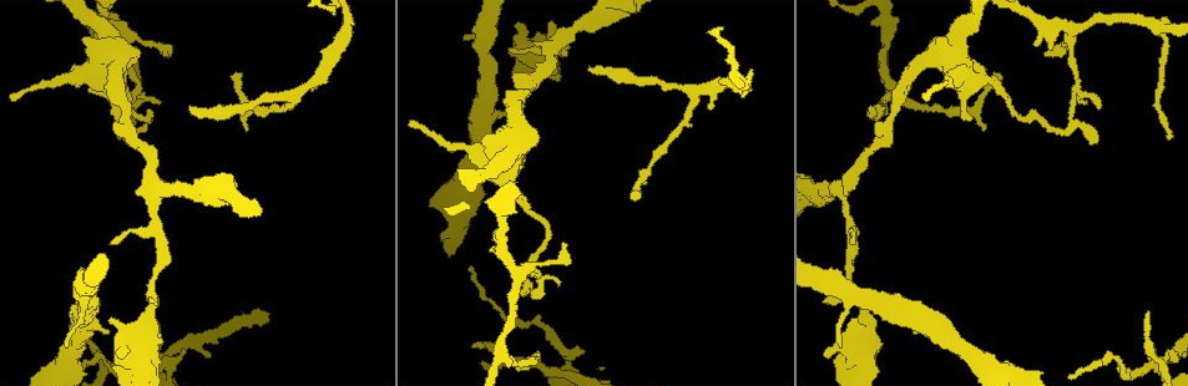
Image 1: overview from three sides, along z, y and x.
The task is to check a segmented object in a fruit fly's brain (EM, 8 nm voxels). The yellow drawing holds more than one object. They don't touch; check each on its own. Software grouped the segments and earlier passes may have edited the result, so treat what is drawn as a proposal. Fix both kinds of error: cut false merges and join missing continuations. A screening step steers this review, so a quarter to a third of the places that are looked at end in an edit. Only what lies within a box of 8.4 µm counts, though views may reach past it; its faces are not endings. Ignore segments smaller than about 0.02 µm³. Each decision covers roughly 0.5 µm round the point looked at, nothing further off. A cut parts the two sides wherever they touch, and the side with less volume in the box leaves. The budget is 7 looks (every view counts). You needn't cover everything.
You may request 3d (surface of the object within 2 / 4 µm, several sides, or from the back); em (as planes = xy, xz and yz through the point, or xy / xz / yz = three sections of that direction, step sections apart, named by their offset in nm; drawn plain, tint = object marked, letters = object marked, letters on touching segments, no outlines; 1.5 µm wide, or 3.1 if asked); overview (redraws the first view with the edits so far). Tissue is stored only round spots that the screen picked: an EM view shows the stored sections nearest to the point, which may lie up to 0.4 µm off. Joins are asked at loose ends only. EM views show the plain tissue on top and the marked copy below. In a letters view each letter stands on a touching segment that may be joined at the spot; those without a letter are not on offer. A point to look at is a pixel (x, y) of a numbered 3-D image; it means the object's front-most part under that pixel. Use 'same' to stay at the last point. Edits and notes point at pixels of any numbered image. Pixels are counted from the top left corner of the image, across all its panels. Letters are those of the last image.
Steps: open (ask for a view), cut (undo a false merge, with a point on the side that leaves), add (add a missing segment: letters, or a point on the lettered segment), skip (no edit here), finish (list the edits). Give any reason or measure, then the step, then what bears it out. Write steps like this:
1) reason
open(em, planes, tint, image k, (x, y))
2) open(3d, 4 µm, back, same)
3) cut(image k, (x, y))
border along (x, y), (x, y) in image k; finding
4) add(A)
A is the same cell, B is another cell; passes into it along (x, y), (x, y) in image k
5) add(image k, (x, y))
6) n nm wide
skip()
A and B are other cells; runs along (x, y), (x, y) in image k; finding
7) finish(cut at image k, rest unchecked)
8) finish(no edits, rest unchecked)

an open end
open(3d, 2 µm, image 1, (189, 108))

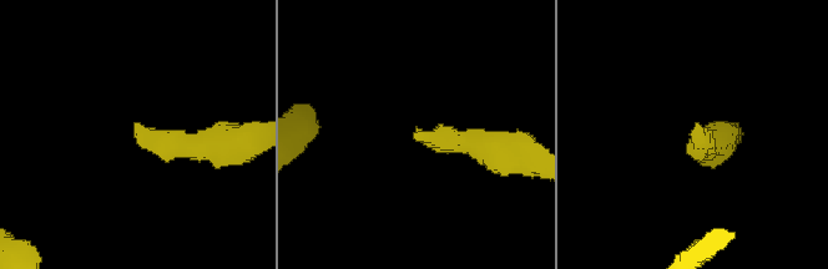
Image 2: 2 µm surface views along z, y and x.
open(em, yz, step 4, tint, image 2, (137, 124))

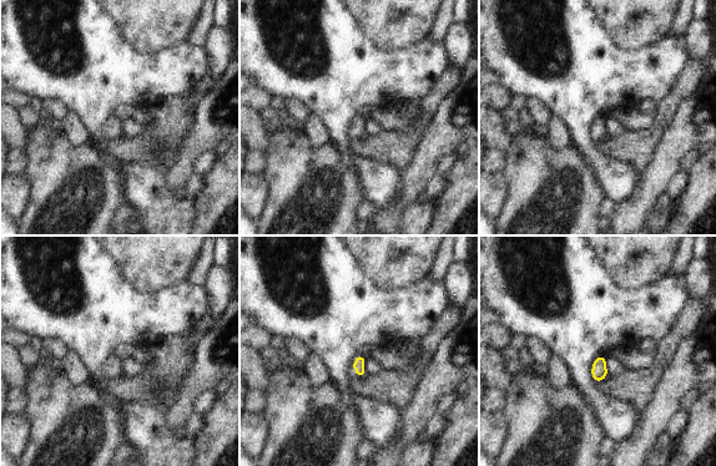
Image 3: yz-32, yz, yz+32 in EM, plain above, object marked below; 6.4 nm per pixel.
open(em, xy, step 4, letters, same)

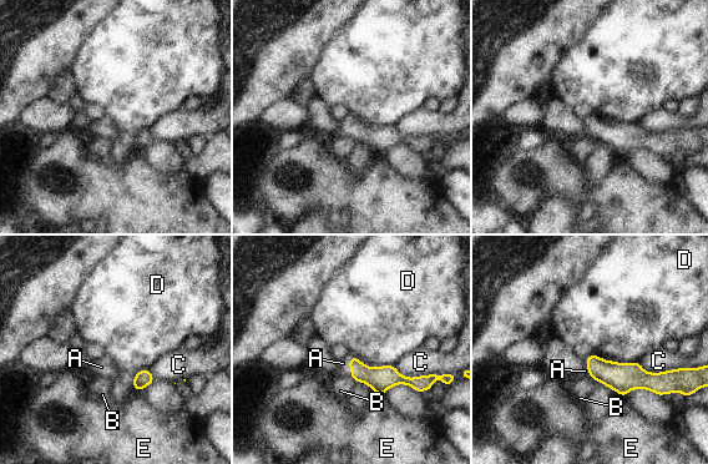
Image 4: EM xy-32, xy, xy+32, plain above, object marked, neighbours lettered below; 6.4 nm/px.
110 nm wide; D touches over 300 nm
add(A)
A is the same cell, B, C, D and E are other cells; it goes on there

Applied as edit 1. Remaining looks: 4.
thin end
open(3d, 2 µm, image 1, (841, 345))

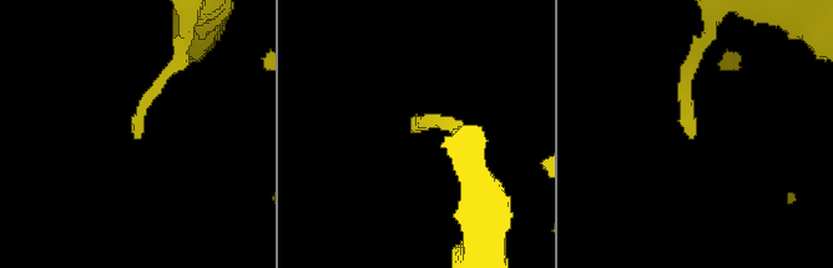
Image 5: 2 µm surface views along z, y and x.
now the EM
open(em, planes, letters, image 5, (419, 129))

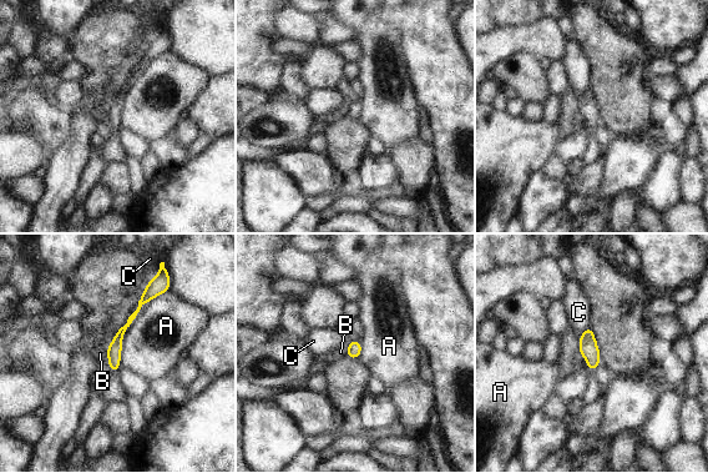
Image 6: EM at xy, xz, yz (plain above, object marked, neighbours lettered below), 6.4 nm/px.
skip()
A, B and C are other cells; no lettered segment goes on from it

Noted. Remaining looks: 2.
finish(add at image 4, rest unchecked)

